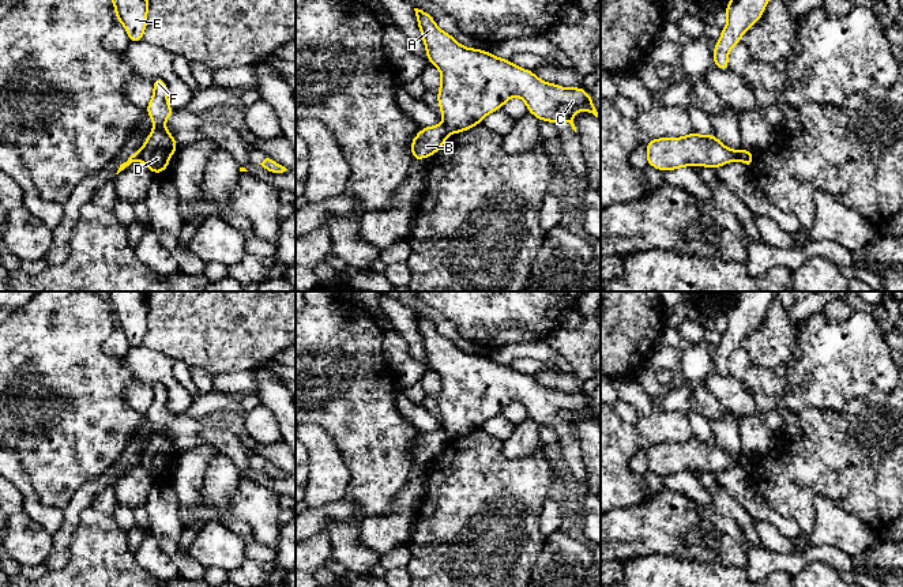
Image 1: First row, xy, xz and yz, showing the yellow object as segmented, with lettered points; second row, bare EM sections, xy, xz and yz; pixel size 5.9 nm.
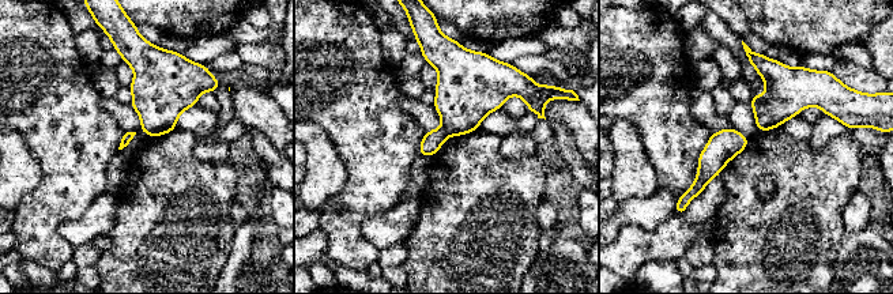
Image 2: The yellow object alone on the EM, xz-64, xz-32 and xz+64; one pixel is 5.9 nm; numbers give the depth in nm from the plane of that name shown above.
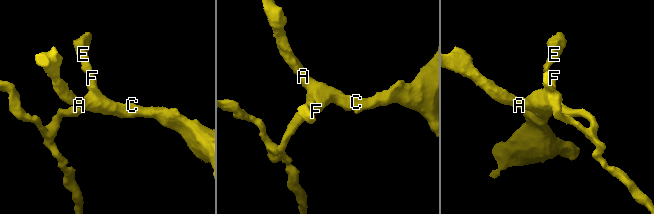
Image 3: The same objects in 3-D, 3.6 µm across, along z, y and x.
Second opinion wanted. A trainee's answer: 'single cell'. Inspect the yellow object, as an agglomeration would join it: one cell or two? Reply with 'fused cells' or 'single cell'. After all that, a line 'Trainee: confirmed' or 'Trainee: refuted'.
fused cells
Trainee: refuted

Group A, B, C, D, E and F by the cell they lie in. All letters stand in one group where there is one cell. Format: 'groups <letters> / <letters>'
groups A C D E F / B

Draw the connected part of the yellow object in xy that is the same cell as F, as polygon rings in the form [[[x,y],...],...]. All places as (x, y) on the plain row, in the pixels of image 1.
[[[163,384],[153,385],[154,400],[146,413],[146,417],[154,428],[154,433],[140,455],[140,466],[154,478],[162,478],[169,471],[169,463],[177,456],[177,447],[163,432],[165,425],[174,415],[168,409],[168,391]]]

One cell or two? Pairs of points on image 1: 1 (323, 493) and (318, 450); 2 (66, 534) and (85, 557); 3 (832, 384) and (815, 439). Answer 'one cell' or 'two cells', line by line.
1: one cell
2: two cells
3: two cells

